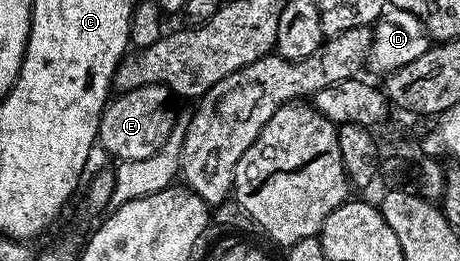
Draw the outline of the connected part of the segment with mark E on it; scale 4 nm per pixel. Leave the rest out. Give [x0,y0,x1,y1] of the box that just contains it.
[98,86,176,160]

